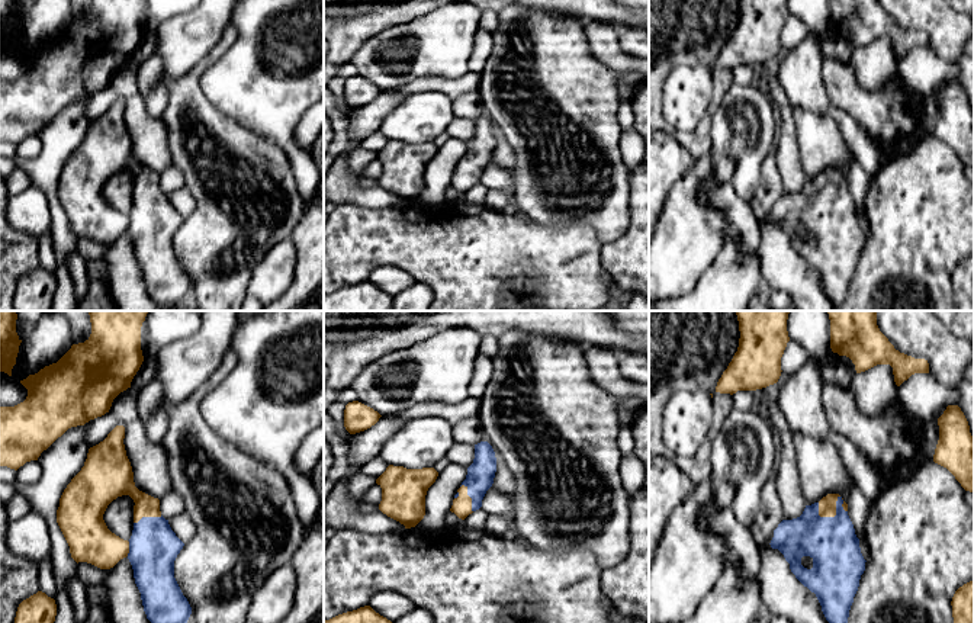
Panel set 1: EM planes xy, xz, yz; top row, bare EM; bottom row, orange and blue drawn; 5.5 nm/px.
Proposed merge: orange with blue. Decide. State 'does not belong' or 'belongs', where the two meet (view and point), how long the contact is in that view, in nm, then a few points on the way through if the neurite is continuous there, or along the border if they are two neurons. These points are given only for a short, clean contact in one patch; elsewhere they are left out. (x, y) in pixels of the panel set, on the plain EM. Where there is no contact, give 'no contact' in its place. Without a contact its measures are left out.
belongs | yz (835, 188) | 180 nm

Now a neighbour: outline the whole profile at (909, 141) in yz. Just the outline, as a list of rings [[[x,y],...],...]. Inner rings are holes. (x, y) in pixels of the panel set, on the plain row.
[[[919,125],[913,134],[907,135],[900,141],[897,148],[900,148],[901,151],[909,151],[923,137],[925,137],[923,126]]]

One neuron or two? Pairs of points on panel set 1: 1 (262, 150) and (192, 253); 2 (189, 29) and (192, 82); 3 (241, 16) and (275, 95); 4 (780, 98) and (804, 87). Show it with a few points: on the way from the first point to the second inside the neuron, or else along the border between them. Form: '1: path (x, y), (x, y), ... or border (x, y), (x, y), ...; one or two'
1: path (289, 192), (285, 227), (234, 233); one
2: border (215, 44), (185, 74), (169, 84), (169, 93); two
3: path (253, 35), (254, 66), (262, 76); one
4: border (775, 76), (787, 100), (794, 108); two

